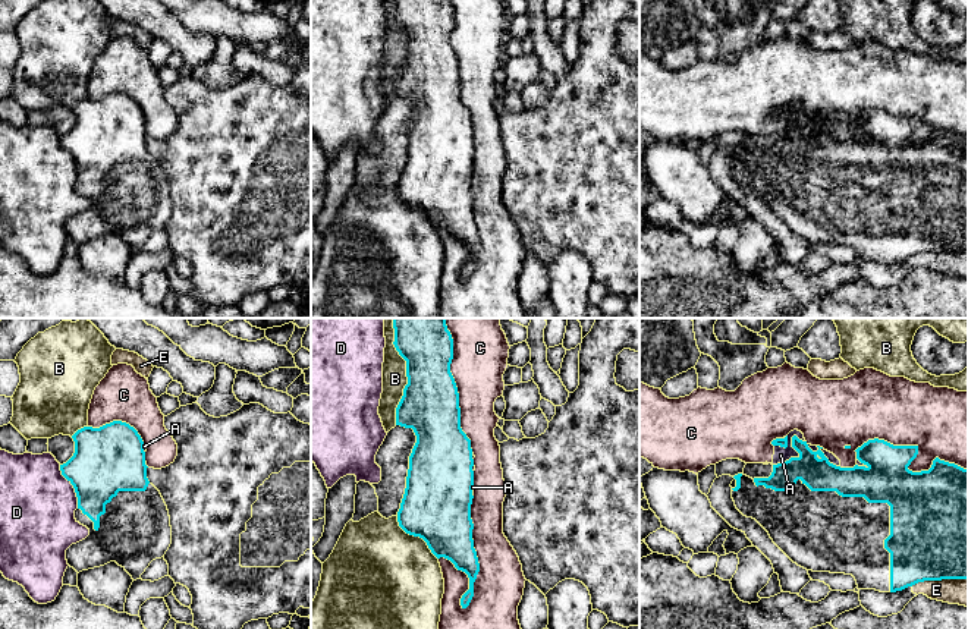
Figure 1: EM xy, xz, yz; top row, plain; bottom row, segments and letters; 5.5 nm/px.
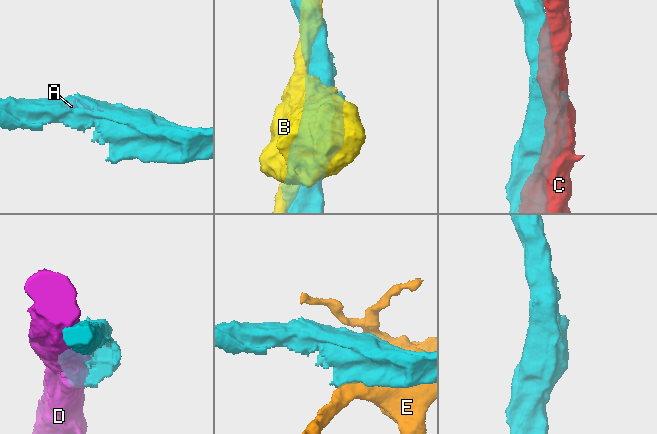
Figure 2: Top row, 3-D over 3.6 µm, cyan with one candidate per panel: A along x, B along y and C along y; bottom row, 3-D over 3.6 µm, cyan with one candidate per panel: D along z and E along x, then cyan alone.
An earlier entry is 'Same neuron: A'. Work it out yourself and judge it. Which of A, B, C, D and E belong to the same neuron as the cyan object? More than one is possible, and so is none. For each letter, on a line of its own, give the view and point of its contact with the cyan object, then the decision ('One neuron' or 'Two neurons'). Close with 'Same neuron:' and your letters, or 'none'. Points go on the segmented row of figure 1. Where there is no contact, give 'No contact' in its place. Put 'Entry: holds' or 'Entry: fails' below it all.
A: Touches cyan at yz (798, 452). Two neurons
B: Touches cyan at xz (406, 371). Two neurons
C: Touches cyan at xz (475, 553). Two neurons
D: Touches cyan at xy (74, 487). Two neurons
E: Touches cyan at yz (939, 579). Two neurons
Same neuron: none
Entry: fails

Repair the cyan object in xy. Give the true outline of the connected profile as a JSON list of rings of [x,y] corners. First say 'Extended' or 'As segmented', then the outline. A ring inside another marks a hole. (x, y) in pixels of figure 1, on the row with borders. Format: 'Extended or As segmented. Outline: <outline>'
Extended. Outline: [[[122,421],[100,428],[84,427],[72,438],[75,453],[60,471],[78,497],[75,519],[89,529],[89,535],[66,550],[67,564],[79,573],[116,562],[136,581],[153,560],[164,557],[172,544],[167,506],[147,478],[144,441]]]

